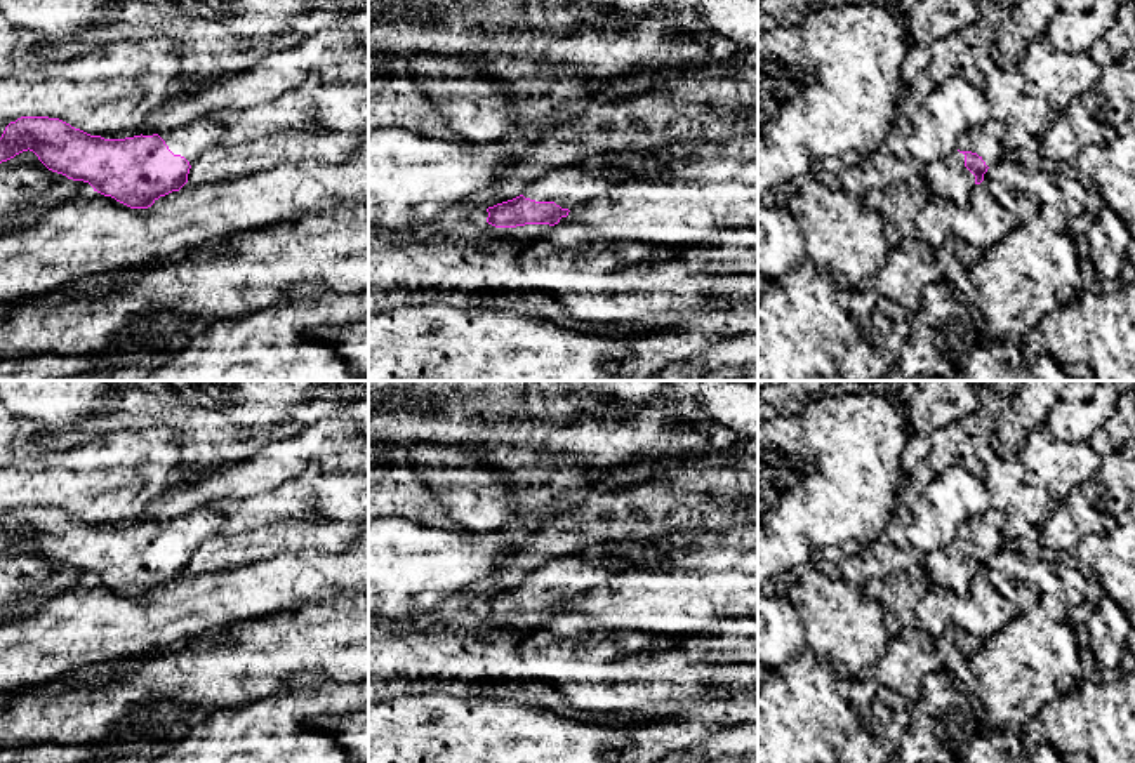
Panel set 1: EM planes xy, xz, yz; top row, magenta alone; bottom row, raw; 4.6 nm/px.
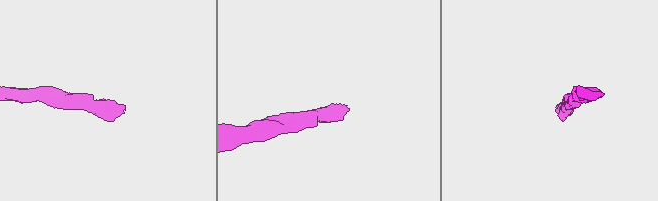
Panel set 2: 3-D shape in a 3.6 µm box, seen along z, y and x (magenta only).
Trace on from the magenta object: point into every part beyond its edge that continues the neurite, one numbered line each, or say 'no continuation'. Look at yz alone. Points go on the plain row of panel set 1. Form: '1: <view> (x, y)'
1: yz (948, 567)

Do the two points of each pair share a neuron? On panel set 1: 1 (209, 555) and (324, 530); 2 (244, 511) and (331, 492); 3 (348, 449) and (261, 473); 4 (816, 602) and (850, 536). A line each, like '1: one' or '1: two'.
1: one
2: one
3: one
4: two

